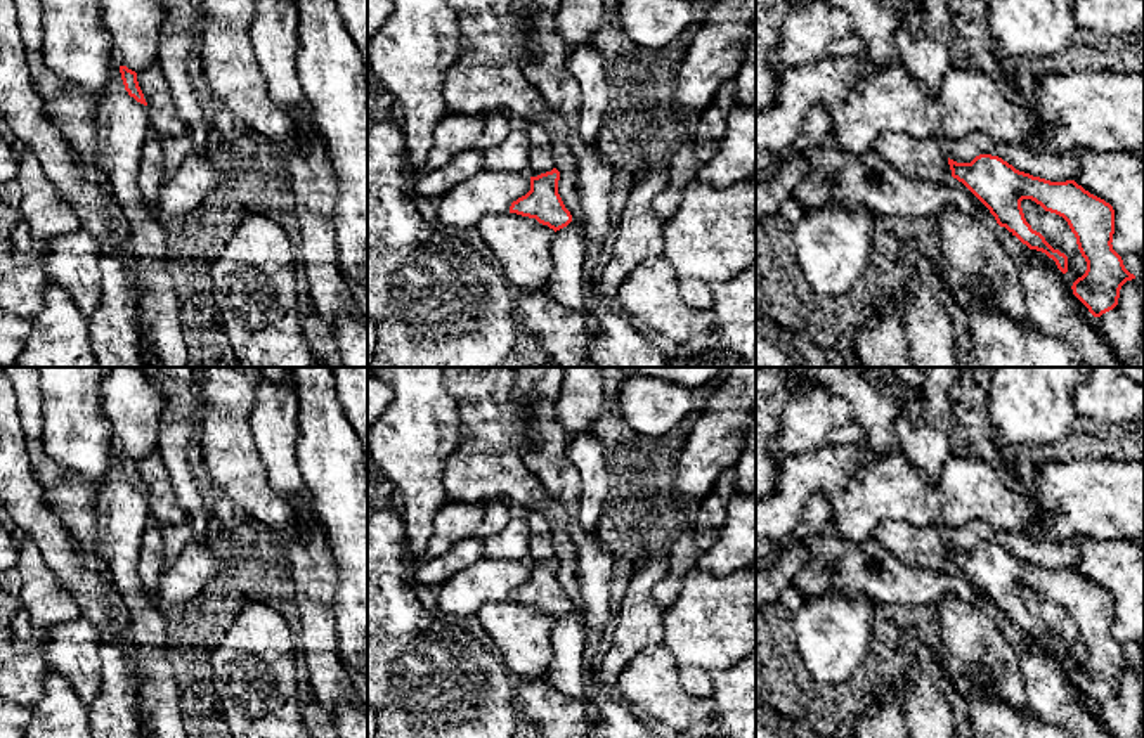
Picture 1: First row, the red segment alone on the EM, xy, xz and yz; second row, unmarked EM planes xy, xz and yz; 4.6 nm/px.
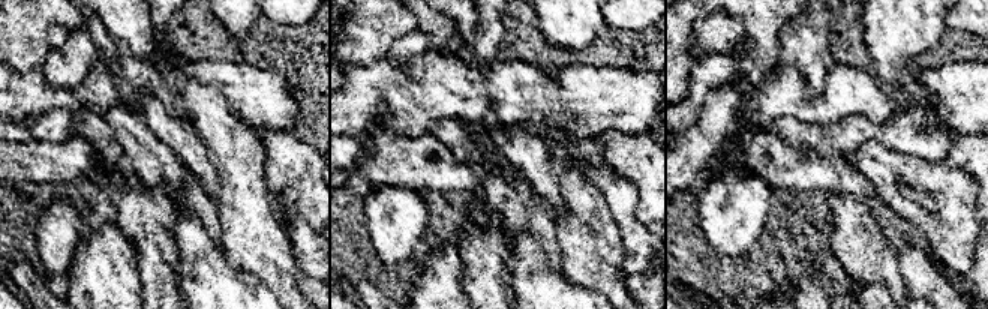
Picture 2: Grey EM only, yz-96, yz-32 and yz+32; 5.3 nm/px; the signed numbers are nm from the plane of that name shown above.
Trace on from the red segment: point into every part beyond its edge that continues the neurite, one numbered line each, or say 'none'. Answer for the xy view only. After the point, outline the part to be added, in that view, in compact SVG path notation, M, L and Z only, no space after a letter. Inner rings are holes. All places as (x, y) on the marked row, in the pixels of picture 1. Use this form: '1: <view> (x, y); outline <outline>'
none

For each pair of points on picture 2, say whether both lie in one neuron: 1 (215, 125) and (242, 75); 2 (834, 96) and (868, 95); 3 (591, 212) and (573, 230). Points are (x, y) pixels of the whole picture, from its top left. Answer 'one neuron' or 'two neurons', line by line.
1: two neurons
2: one neuron
3: one neuron

